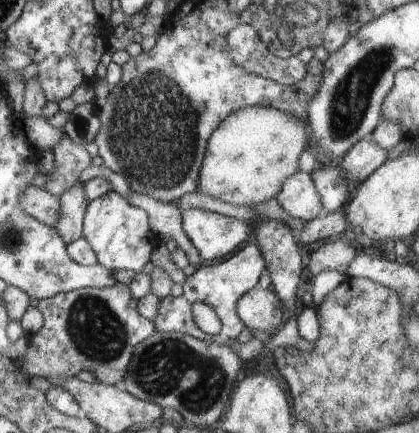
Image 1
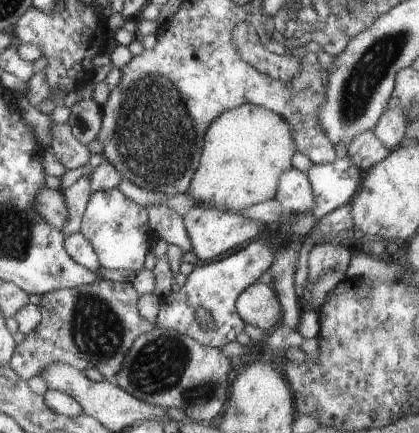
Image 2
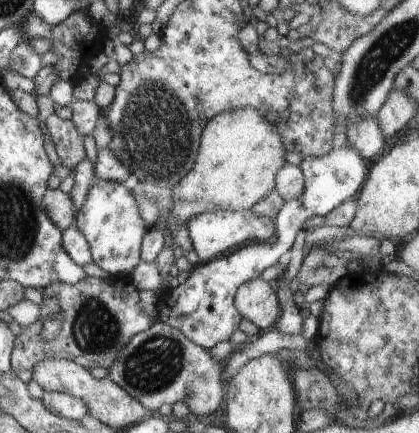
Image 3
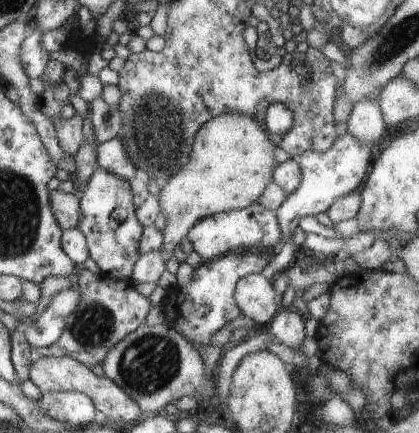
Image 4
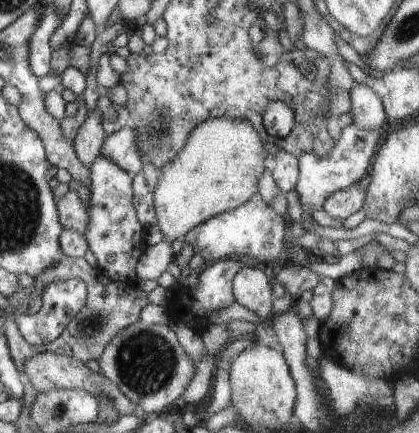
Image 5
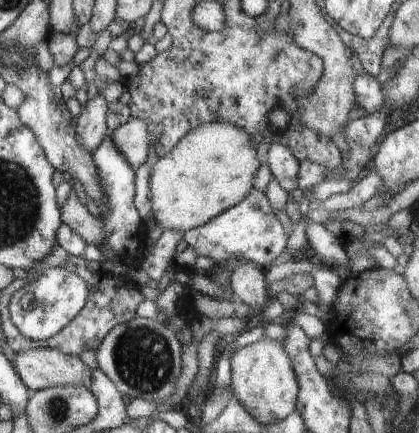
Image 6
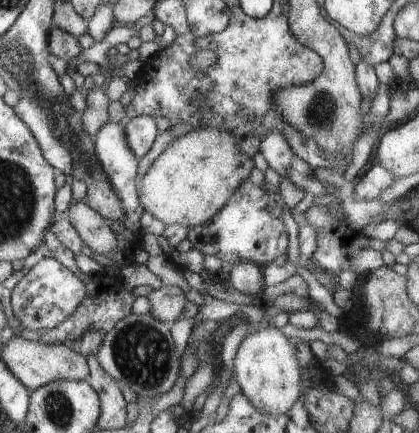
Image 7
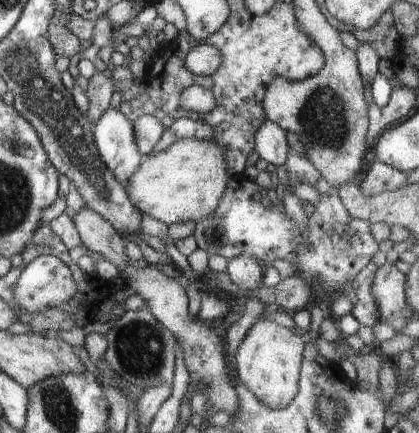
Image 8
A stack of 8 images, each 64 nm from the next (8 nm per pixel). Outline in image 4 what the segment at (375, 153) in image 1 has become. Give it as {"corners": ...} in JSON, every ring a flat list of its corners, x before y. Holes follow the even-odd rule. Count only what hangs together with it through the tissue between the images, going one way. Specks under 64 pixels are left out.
{"corners":[[360,101,353,106,347,120,347,132,356,140,367,145,376,143,376,149,386,129,378,101]]}

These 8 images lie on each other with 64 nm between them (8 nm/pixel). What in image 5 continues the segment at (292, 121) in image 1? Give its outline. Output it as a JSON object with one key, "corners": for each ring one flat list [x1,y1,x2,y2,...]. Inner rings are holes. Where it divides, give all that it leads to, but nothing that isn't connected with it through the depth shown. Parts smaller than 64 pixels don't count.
{"corners":[[222,115,200,123,189,134,185,146,165,168,158,172,158,184,153,193,153,205,163,238,168,242,185,238,201,222,246,204,258,194,258,180,271,156,264,150,265,142,251,122]]}

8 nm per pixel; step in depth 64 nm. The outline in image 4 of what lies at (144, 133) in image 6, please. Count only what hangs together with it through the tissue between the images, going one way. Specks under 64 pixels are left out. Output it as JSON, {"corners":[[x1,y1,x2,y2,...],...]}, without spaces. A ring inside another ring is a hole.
{"corners":[[121,136,98,144,95,151,98,169,108,171,128,182,136,177,143,177,143,172,132,164,126,154]]}

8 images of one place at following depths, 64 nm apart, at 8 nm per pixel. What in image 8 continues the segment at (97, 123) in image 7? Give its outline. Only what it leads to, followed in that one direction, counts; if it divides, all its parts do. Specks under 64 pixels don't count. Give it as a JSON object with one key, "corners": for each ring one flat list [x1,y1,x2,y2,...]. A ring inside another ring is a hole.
{"corners":[[97,71,92,78,89,79,89,85,86,88,86,94,89,98,89,109,87,110,87,119,93,124,110,108,110,100,114,79,109,73]]}

